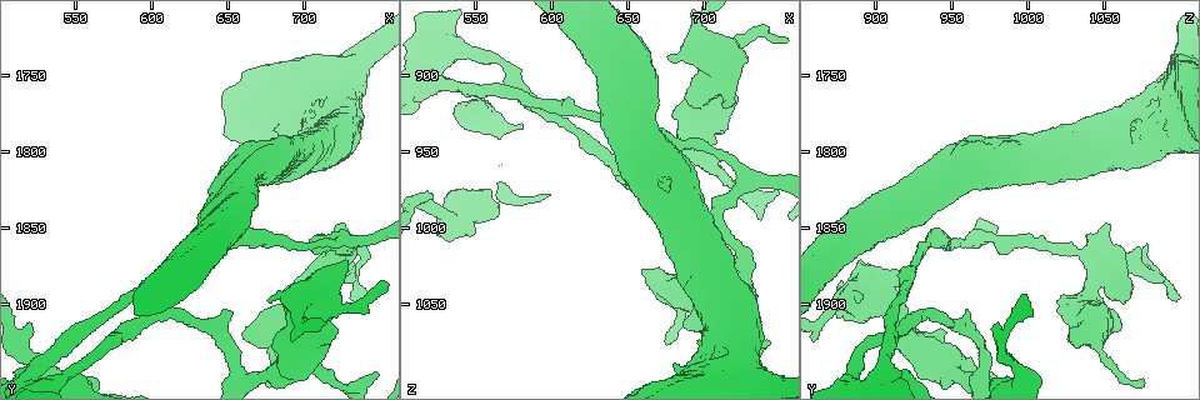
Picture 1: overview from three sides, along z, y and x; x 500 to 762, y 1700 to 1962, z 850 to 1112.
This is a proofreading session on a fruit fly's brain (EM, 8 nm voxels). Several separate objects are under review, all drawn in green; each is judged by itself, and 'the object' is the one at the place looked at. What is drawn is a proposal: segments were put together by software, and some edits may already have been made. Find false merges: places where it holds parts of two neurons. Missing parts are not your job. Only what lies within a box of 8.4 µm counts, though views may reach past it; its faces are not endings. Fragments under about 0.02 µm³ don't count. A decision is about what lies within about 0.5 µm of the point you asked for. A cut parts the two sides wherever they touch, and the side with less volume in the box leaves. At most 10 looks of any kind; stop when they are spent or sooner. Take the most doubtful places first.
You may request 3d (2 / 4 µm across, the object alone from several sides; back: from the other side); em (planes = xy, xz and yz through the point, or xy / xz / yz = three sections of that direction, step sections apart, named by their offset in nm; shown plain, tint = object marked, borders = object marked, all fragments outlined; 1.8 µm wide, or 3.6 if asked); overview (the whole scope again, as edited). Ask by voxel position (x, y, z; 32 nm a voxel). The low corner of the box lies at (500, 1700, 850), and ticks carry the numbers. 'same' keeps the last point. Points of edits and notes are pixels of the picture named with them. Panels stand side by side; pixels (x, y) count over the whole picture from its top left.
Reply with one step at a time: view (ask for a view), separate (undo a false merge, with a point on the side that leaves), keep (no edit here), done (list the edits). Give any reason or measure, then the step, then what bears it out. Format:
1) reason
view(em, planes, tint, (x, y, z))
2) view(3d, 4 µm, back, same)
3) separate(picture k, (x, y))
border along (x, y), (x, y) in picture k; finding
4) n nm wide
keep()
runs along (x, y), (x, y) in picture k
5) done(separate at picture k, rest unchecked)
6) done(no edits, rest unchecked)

view(3d, 4 µm, (712, 1890, 902))

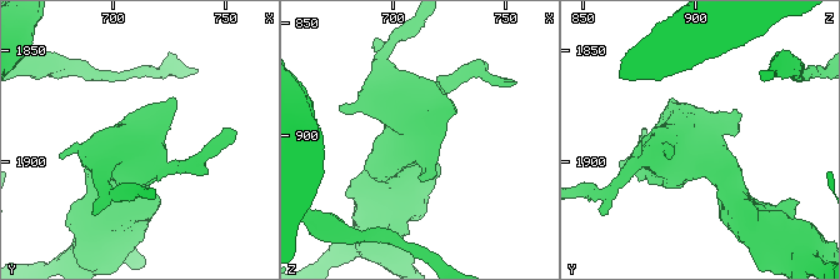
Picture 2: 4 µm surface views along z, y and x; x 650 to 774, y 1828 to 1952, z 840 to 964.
shape alone is not enough
view(em, 3.6 µm, yz, step 8, tint, (712, 1891, 901))

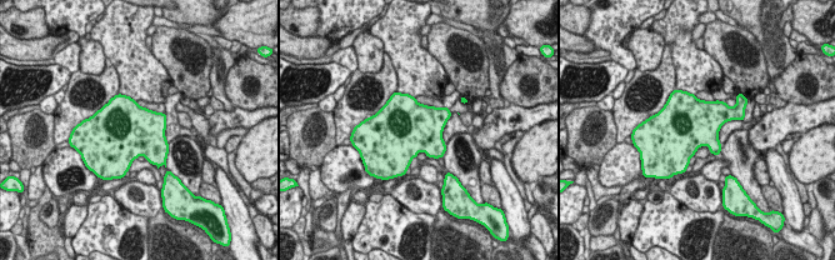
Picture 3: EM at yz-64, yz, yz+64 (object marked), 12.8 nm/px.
cut it another way
view(em, 3.6 µm, planes, tint, same)

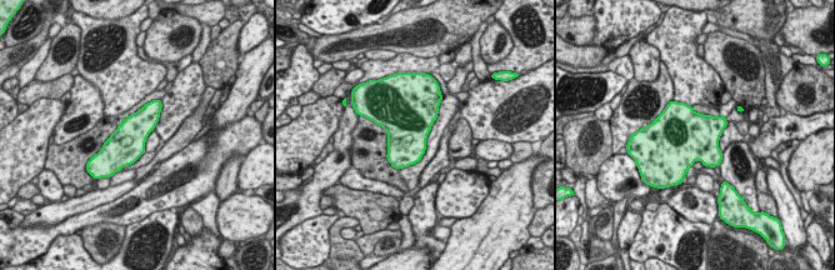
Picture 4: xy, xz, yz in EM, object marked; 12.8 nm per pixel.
keep()
continuous, no second neuron

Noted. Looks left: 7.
sudden change in width
view(3d, 4 µm, back, (680, 1932, 1046))

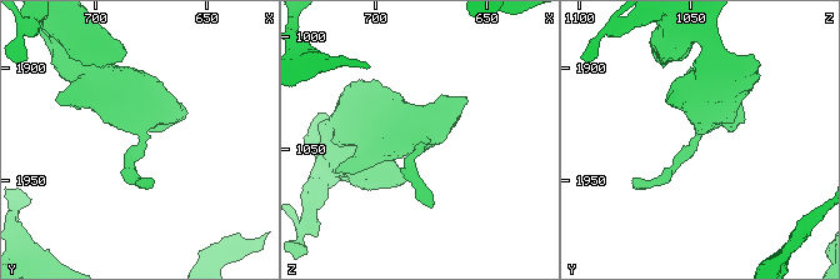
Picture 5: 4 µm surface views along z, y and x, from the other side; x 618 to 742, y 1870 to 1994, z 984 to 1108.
view(em, planes, tint, (679, 1930, 1047))

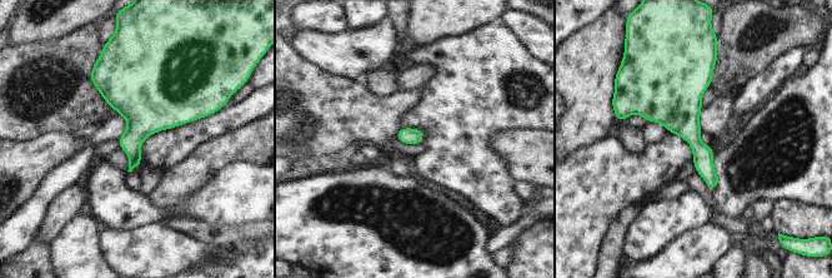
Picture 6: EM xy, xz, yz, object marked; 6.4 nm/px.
keep()
all the same neuron

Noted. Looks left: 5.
view(3d, 4 µm, (718, 1872, 1044))

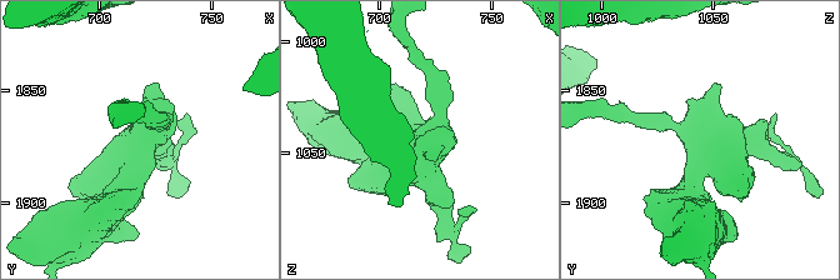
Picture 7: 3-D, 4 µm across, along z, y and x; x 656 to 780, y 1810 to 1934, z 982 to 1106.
shape alone is not enough
view(em, 3.6 µm, planes, tint, (719, 1873, 1045))

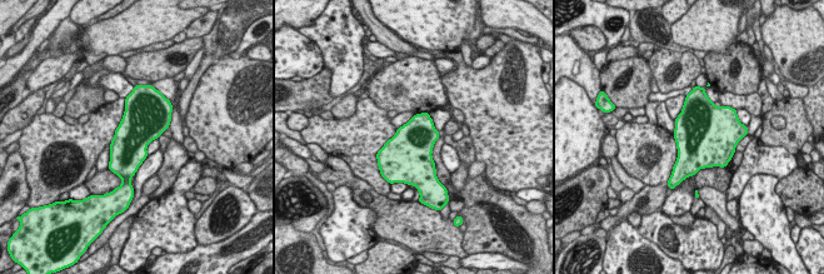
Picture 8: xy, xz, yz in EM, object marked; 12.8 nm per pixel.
keep()
continuous, no second neuron

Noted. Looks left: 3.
abrupt turn
view(em, xz, step 16, tint, (706, 1858, 990))

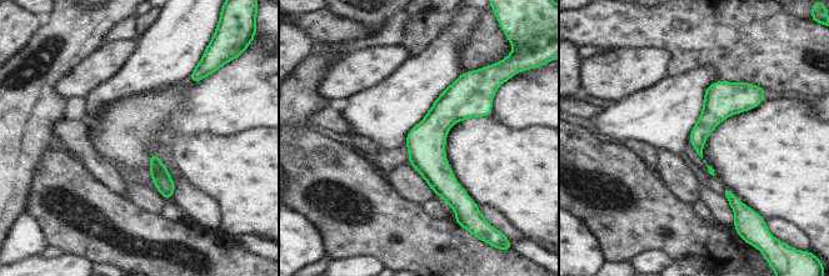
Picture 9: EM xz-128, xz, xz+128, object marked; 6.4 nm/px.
keep()
runs along (483, 100), (435, 130), (454, 204) in picture 9; one neuron here

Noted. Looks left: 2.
done(no edits, rest unchecked)

